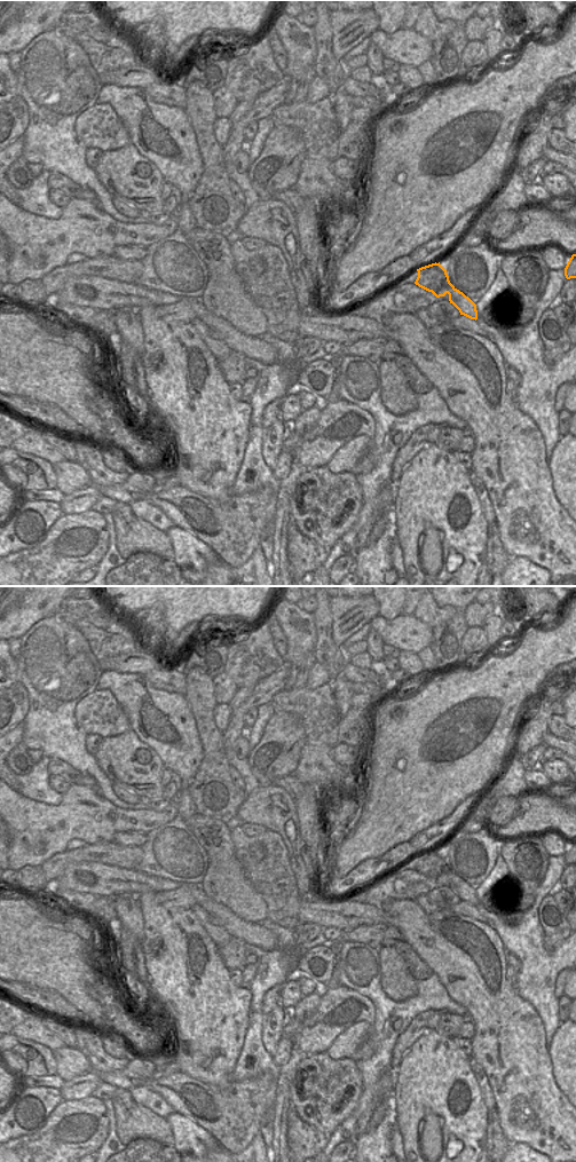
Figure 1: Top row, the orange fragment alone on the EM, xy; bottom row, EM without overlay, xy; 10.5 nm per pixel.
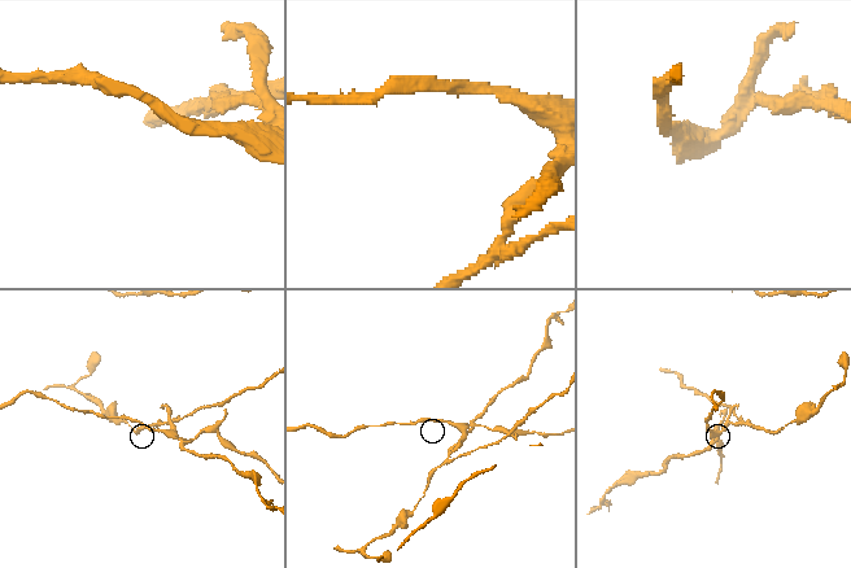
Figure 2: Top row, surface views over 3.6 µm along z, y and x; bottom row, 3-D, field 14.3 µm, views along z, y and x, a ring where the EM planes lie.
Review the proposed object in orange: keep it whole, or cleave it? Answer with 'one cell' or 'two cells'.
two cells

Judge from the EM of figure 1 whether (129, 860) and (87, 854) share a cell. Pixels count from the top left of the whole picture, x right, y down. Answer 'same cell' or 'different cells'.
same cell

